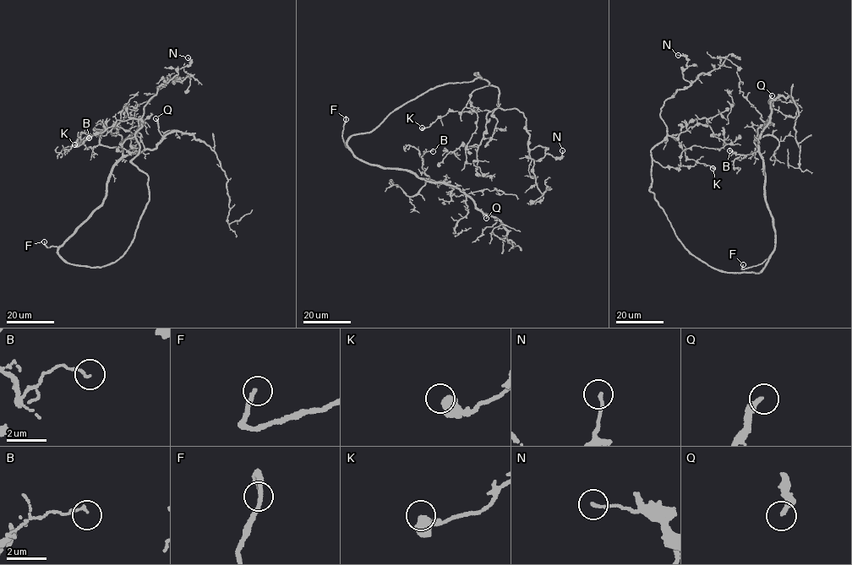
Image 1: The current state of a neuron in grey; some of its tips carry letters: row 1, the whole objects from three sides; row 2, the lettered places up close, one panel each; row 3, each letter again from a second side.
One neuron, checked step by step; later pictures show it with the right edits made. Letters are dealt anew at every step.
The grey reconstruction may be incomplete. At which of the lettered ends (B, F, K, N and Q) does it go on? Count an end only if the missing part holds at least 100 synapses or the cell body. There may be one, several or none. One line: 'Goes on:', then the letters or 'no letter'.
Goes on: F

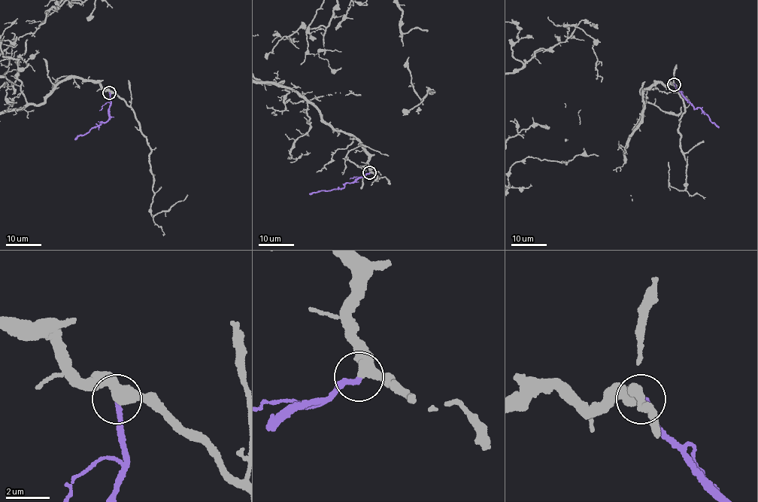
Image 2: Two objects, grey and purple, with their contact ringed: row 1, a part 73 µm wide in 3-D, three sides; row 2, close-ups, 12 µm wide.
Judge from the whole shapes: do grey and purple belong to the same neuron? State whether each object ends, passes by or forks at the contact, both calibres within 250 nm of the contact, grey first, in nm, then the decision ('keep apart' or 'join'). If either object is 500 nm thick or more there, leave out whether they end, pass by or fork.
grey passes by; purple ends; calibres 480 and 240 nm; join

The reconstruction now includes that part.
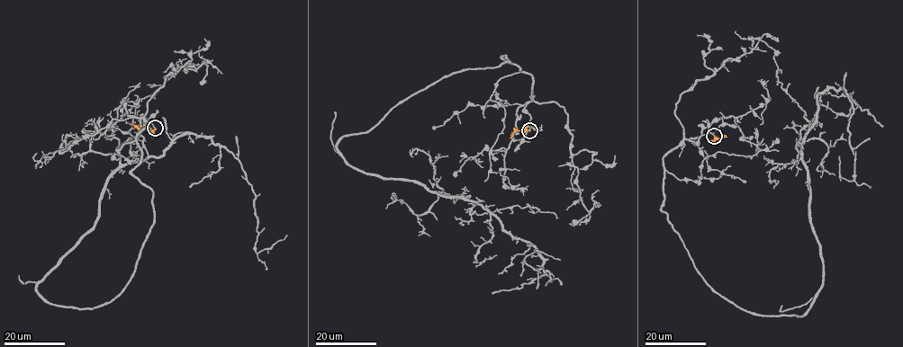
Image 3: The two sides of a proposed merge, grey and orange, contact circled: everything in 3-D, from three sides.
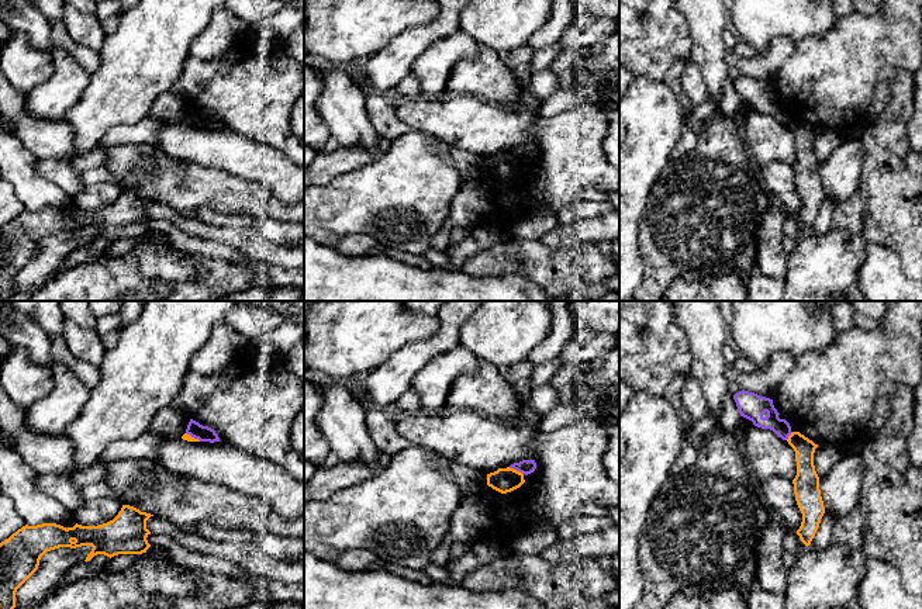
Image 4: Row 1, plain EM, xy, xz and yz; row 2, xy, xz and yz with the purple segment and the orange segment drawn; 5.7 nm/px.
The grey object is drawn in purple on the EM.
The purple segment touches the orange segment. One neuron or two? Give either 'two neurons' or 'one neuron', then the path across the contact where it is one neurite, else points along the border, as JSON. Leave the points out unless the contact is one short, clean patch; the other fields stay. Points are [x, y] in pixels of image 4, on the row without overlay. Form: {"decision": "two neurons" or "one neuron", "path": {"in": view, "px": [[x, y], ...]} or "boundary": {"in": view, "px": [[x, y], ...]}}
{"decision": "two neurons", "boundary": {"in": "xz", "px": [[508, 152], [522, 159]]}}

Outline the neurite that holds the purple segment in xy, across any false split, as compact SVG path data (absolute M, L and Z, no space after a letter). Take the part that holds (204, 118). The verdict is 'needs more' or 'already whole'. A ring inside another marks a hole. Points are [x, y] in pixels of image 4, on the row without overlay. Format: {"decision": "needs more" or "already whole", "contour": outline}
{"decision": "already whole", "contour": "M190 104L189 107L186 118L194 124L198 124L200 127L210 127L210 128L220 127L220 122L214 114L203 111L193 104Z"}

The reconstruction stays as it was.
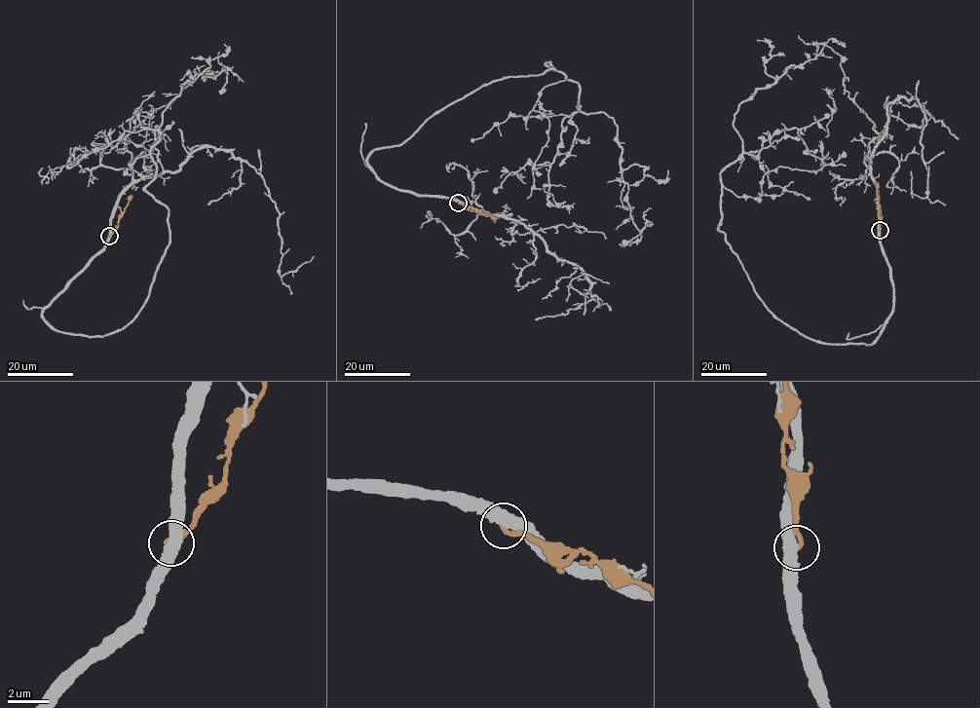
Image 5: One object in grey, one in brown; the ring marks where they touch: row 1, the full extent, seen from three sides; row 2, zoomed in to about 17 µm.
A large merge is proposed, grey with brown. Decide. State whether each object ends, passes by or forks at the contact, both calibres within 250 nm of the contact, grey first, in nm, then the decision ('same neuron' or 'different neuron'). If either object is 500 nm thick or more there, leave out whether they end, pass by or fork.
500/280 nm | different neuron

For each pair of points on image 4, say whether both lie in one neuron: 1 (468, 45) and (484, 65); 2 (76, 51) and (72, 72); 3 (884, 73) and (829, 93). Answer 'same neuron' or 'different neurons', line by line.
1: different neurons
2: different neurons
3: different neurons

